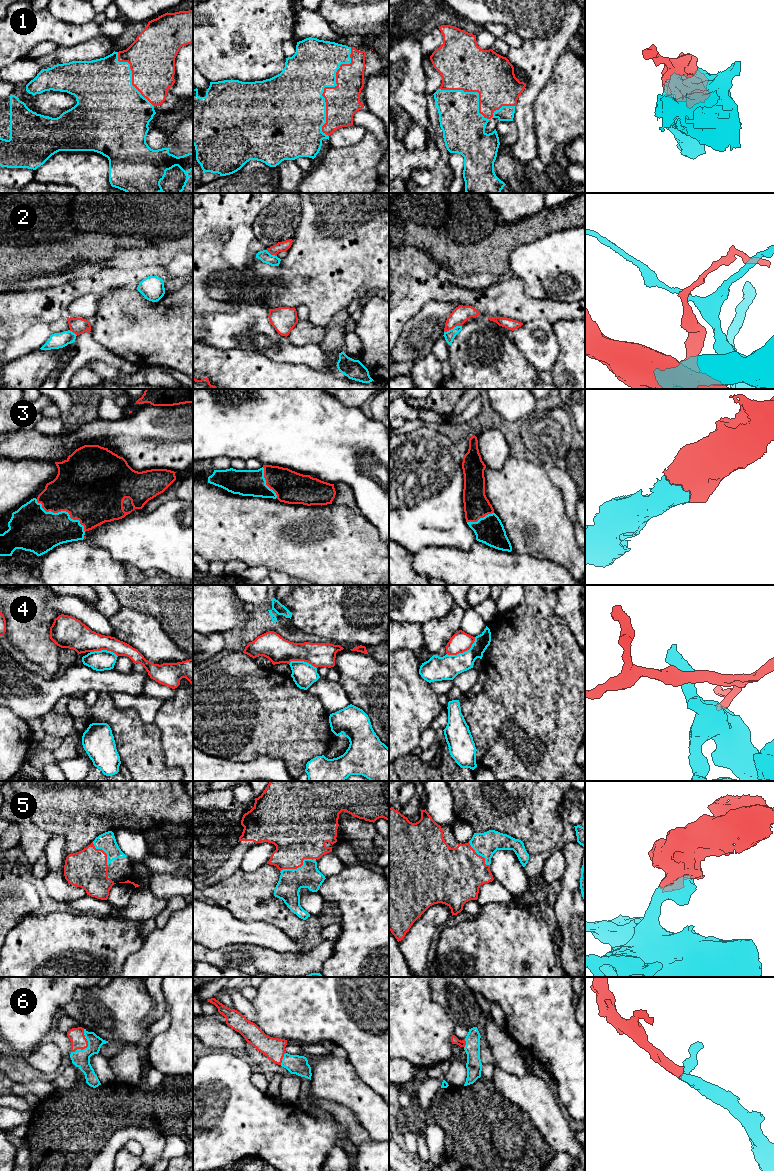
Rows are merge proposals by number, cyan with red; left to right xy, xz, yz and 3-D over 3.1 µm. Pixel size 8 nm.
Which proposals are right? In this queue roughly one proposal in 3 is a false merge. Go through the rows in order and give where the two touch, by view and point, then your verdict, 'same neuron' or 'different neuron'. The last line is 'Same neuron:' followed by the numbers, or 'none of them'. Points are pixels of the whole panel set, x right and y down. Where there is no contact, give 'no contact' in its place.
1: contact xz (327, 86); same neuron
2: contact yz (453, 328); different neuron
3: contact xy (62, 511); same neuron
4: contact yz (463, 652); different neuron
5: contact xz (297, 868); same neuron
6: contact xy (88, 1046); same neuron
Same neuron: 1, 3, 5, 6

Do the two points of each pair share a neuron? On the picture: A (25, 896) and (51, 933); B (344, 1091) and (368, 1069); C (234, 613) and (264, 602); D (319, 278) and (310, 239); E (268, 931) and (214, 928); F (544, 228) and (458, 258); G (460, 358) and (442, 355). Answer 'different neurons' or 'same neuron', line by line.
A: different neurons
B: different neurons
C: different neurons
D: same neuron
E: same neuron
F: same neuron
G: different neurons

